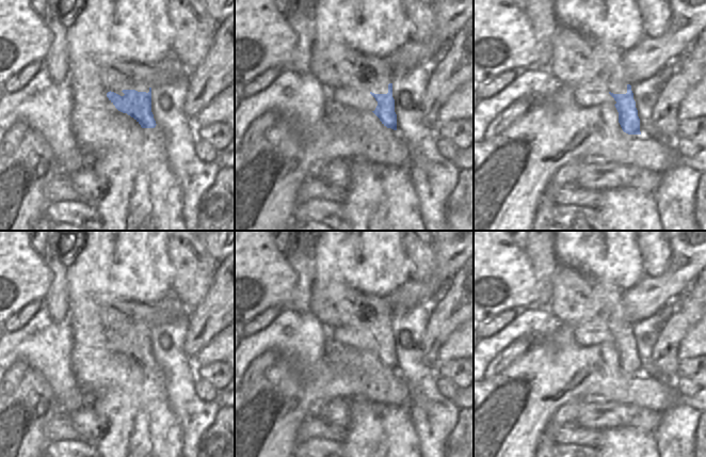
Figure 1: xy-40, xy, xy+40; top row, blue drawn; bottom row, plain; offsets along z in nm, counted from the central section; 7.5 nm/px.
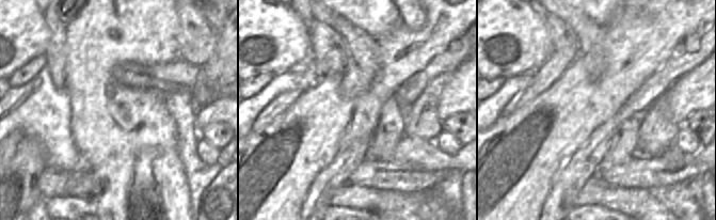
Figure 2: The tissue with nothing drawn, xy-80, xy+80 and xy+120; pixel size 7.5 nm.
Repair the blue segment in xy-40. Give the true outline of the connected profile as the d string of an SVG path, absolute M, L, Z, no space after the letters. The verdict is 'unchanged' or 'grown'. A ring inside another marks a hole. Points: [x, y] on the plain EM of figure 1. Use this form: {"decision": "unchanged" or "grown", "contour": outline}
{"decision": "unchanged", "contour": "M151 327L148 332L135 329L122 331L124 335L110 330L107 336L118 350L133 357L142 367L155 367L157 363L151 351Z"}

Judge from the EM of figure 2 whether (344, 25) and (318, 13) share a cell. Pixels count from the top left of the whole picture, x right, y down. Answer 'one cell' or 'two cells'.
one cell

